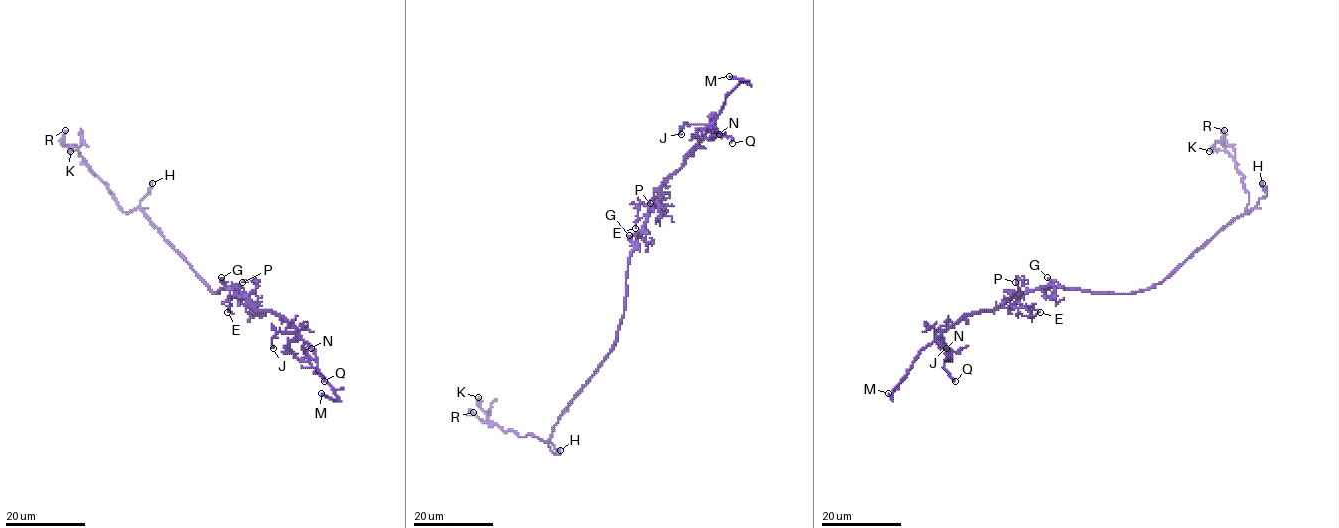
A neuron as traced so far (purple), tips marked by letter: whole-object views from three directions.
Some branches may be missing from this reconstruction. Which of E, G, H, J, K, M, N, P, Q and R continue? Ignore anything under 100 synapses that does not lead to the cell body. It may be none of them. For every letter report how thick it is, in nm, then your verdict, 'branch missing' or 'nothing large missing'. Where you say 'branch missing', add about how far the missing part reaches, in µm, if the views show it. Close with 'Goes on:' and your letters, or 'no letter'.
E: 120 nm thick; nothing large missing
G: 150 nm thick; nothing large missing
H: 150 nm thick; nothing large missing
J: 110 nm thick; nothing large missing
K: 360 nm thick; nothing large missing
M: 280 nm thick; branch missing; about 3 µm are missing
N: 220 nm thick; nothing large missing
P: 110 nm thick; nothing large missing
Q: 110 nm thick; nothing large missing
R: 190 nm thick; nothing large missing
Goes on: M

